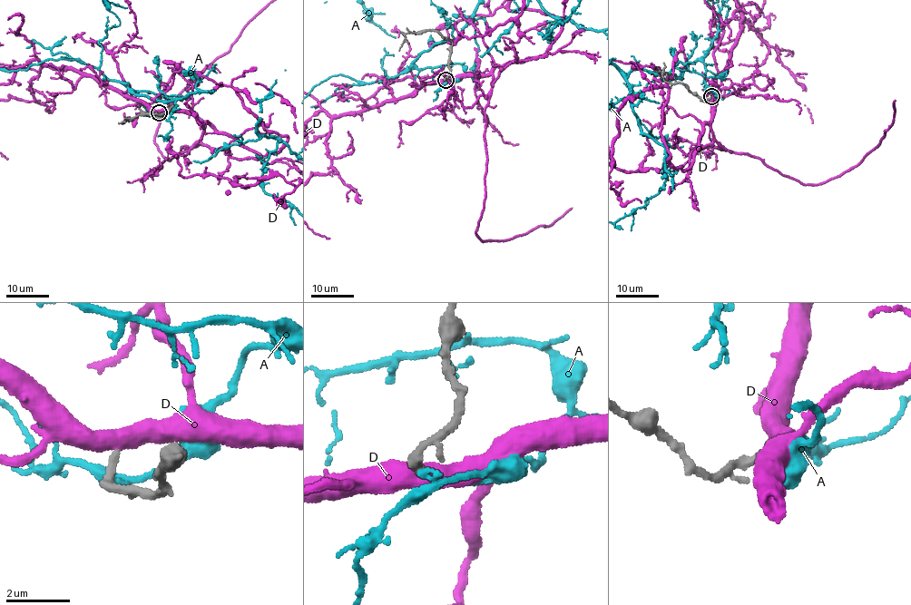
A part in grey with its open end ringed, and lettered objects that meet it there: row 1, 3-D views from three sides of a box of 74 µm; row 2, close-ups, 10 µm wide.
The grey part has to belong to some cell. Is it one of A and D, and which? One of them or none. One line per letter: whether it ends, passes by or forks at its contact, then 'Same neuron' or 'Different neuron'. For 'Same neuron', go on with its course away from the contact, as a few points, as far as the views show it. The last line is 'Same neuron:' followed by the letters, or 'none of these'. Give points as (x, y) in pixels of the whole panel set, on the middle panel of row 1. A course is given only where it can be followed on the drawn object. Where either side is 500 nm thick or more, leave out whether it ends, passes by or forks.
A: It passes by. Different neuron
D: Same neuron
Same neuron: D

